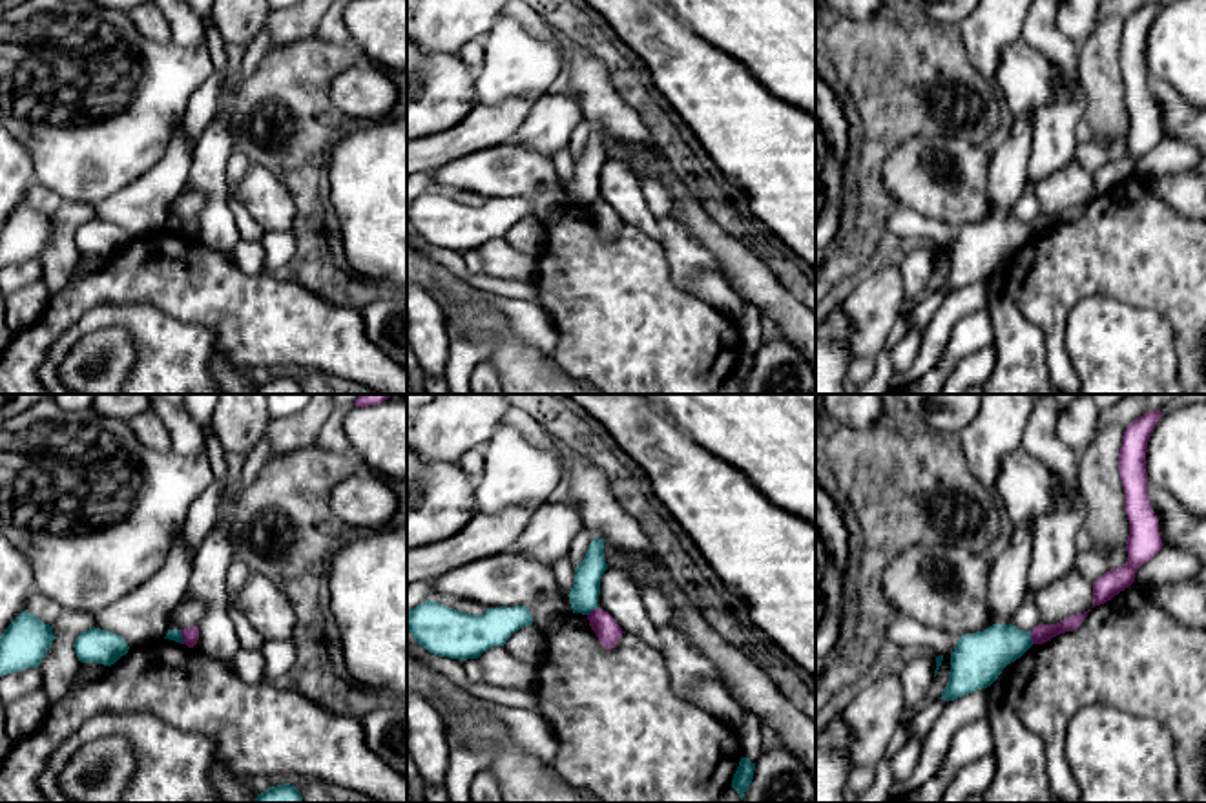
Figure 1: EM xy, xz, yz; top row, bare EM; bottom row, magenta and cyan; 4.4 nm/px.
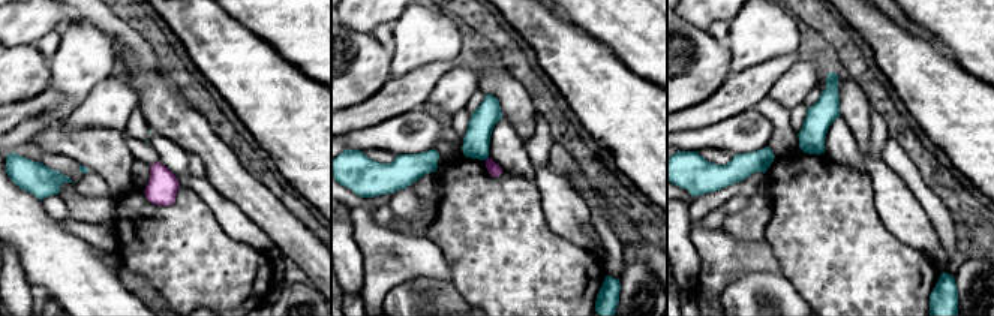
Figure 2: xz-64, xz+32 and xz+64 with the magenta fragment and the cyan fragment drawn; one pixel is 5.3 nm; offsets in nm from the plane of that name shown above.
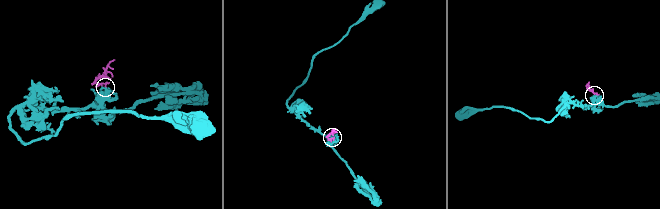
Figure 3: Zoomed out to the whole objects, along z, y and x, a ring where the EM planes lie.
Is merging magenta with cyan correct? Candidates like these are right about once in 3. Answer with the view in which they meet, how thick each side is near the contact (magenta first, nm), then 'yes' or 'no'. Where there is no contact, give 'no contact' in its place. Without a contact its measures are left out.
yz | 90/220 nm | no

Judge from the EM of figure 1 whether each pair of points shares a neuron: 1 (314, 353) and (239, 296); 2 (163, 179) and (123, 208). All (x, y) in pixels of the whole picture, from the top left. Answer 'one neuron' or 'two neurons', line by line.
1: one neuron
2: one neuron

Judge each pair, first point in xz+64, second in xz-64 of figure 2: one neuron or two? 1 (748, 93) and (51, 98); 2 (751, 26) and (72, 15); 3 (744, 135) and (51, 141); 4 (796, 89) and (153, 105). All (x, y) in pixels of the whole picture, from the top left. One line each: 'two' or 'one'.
1: one
2: two
3: one
4: two

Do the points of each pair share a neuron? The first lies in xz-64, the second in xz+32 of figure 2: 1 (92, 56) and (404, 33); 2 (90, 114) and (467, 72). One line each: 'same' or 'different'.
1: same
2: same

